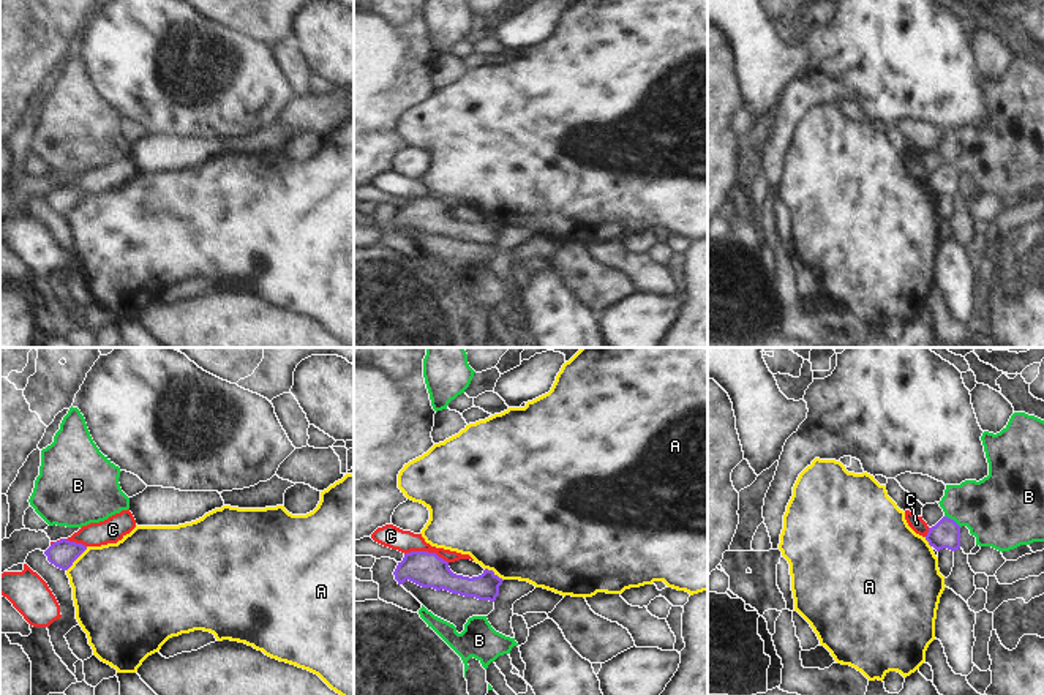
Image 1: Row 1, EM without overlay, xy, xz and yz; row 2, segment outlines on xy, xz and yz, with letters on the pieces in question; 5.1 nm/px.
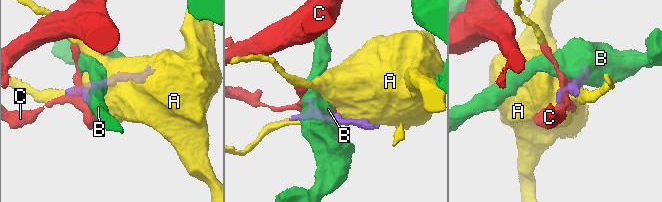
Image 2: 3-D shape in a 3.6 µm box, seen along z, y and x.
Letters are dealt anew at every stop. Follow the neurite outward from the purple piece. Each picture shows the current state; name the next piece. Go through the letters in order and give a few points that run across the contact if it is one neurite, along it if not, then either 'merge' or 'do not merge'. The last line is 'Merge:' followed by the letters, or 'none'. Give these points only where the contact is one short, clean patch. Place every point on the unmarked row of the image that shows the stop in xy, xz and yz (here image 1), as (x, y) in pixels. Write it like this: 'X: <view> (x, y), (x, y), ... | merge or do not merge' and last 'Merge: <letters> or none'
A: do not merge
B: yz (945, 161), (961, 172) | do not merge
C: do not merge
Merge: none

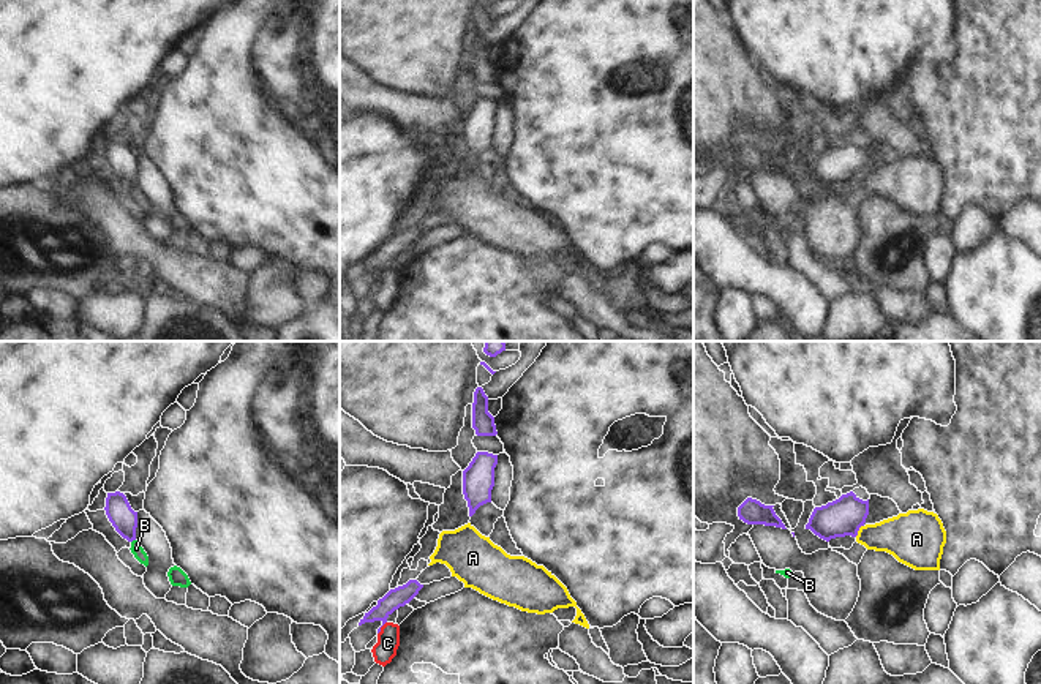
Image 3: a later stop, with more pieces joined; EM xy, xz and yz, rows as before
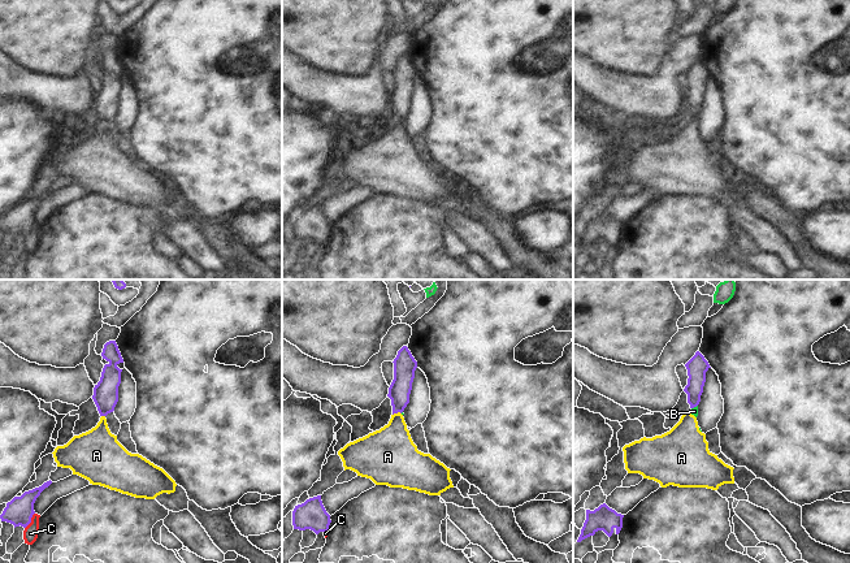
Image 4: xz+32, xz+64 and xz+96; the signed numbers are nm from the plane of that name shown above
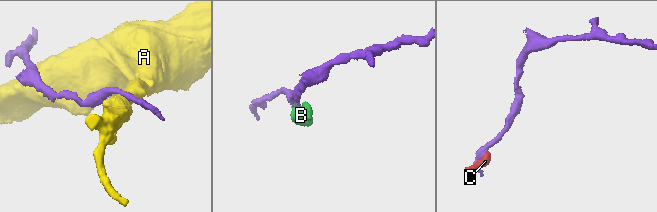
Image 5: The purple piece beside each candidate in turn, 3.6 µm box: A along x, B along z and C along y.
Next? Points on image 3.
A: yz (863, 171), (855, 182) | do not merge
B: xy (135, 185), (131, 188) | do not merge
C: xz (386, 267), (378, 280) | do not merge
Merge: none

